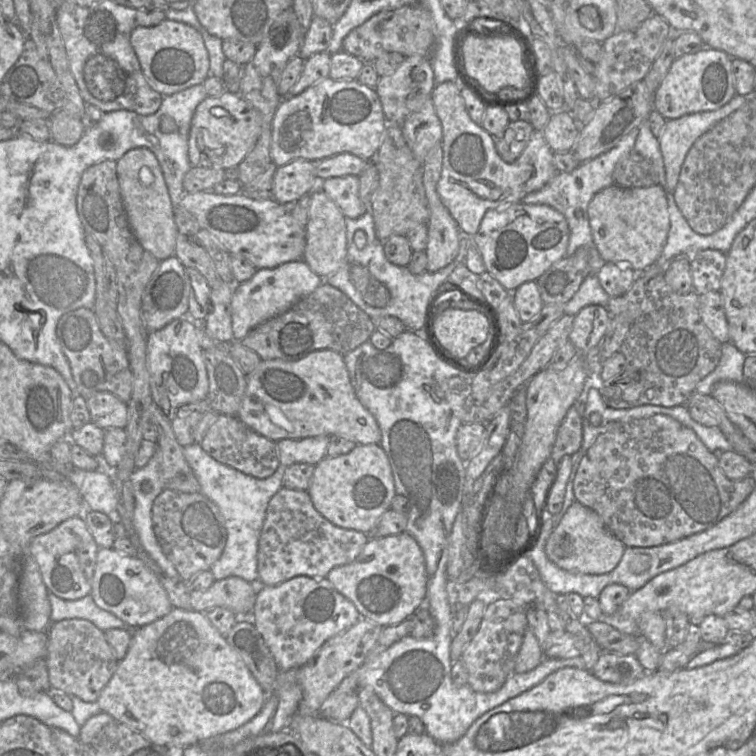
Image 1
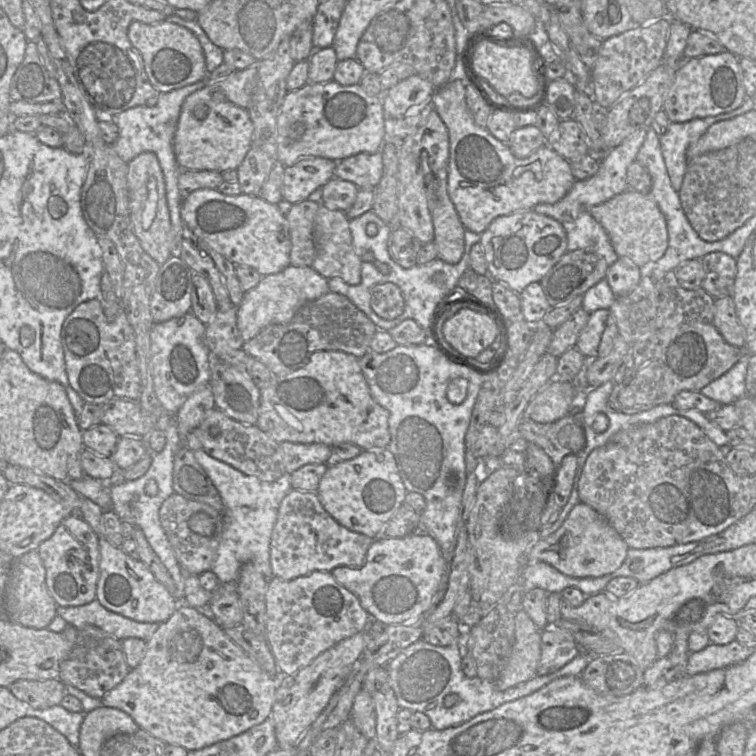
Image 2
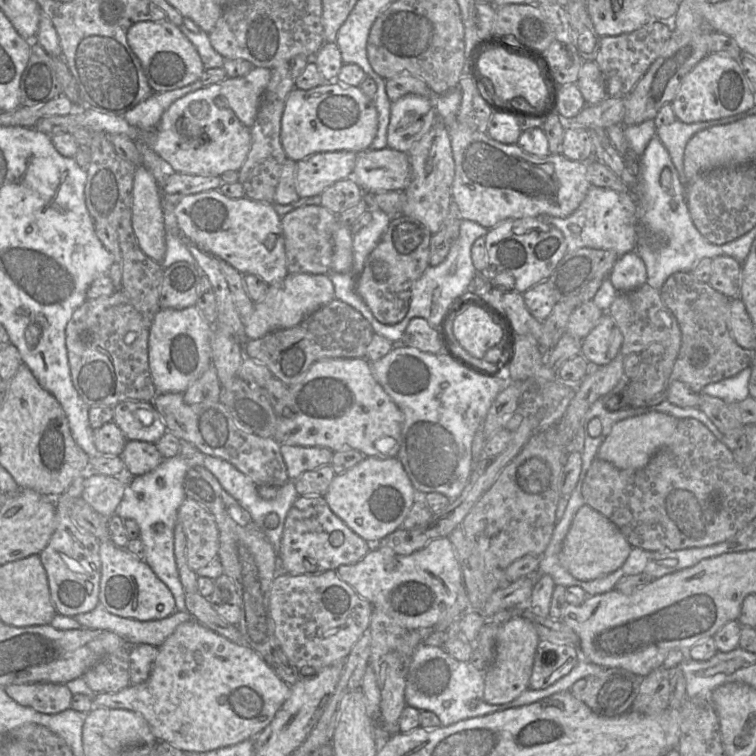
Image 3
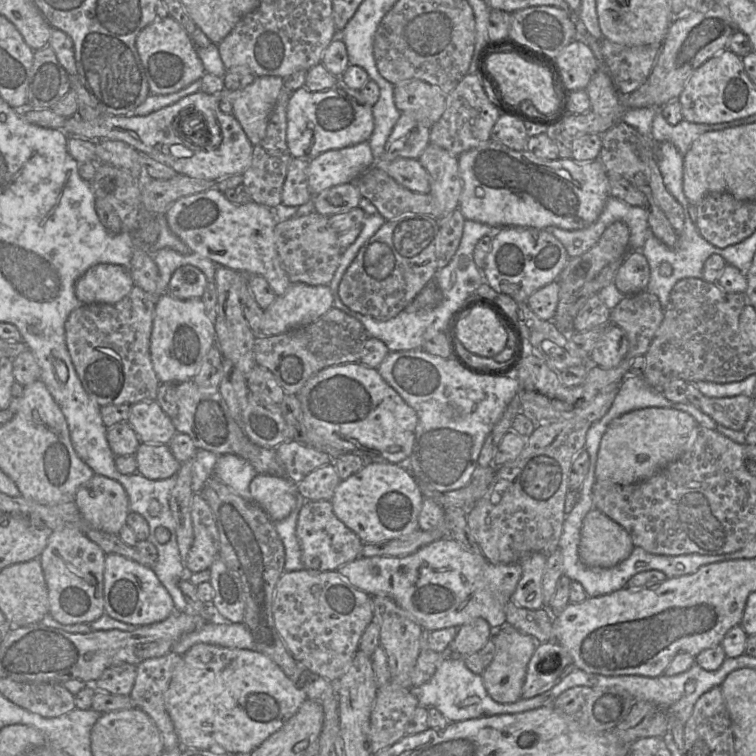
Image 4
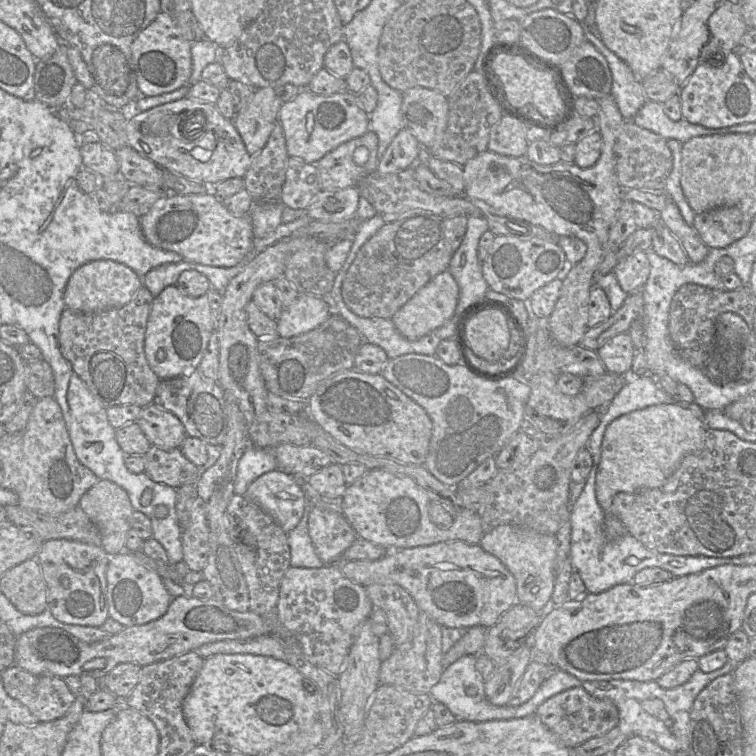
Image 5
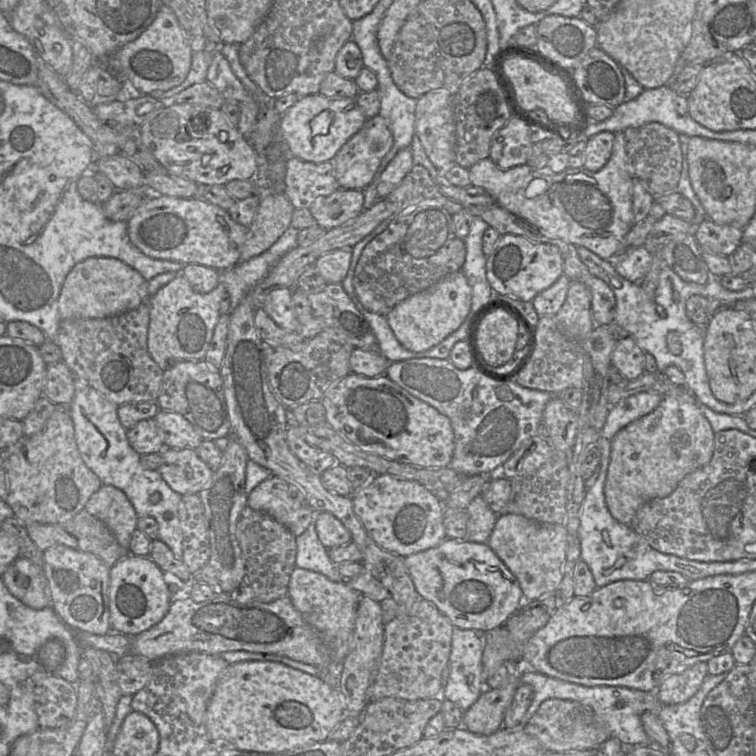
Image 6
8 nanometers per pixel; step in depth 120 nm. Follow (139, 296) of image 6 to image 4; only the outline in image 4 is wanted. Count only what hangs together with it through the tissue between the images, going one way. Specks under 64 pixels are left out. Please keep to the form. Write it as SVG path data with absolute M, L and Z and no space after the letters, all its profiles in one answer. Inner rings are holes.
M98 264L78 279L75 295L82 304L115 304L126 297L133 287L127 268Z

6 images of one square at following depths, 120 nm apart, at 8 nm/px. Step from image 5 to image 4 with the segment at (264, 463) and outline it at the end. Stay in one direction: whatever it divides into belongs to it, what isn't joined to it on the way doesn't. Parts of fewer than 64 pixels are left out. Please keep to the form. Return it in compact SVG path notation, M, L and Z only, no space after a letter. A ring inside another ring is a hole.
M233 454L219 455L213 470L214 477L246 500L252 500L249 486L256 475L247 460Z

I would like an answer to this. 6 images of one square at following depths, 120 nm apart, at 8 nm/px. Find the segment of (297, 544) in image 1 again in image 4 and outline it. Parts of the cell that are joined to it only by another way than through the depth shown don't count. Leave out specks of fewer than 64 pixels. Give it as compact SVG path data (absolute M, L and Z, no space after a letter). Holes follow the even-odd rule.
M306 501L298 515L296 535L301 547L303 569L336 571L346 563L362 557L364 543L336 517L331 501Z

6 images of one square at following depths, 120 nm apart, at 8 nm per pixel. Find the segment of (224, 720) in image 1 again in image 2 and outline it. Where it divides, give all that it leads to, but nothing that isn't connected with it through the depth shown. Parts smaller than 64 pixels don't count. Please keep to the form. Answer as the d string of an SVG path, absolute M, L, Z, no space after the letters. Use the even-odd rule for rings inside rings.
M180 603L173 614L164 622L146 642L146 652L141 662L131 669L126 677L115 688L106 692L101 698L102 705L120 709L129 714L139 727L166 744L179 745L187 751L199 750L239 735L255 725L261 724L270 717L278 684L278 677L272 677L234 641L232 641L215 620L203 609L197 609Z

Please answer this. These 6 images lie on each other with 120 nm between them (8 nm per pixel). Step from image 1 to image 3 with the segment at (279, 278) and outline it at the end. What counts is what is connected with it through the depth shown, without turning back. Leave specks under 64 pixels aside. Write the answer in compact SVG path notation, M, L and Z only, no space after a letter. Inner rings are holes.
M288 273L282 281L268 287L261 301L254 303L251 315L244 320L246 338L256 340L272 331L294 327L333 299L334 286L329 275Z

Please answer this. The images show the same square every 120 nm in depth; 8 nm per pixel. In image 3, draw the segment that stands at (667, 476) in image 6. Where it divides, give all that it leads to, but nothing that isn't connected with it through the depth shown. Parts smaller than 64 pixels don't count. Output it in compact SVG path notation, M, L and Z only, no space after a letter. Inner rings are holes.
M649 412L621 420L613 425L610 434L600 445L596 457L622 470L643 468L655 453L669 442L678 420L661 412ZM584 504L573 518L559 553L559 561L574 578L592 581L619 569L626 562L631 549L632 546L614 523Z

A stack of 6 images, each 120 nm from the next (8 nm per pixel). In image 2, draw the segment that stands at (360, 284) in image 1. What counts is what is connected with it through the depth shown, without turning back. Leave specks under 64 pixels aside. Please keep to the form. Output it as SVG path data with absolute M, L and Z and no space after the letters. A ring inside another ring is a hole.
M385 282L372 287L370 306L379 317L392 320L403 313L405 301L400 288L396 284Z

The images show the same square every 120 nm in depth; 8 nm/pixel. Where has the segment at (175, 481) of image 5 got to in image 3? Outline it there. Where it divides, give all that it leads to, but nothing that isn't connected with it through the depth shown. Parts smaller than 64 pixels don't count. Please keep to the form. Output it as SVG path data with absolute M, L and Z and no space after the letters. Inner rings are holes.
M127 440L120 457L126 472L133 476L154 470L164 459L154 443L138 440Z

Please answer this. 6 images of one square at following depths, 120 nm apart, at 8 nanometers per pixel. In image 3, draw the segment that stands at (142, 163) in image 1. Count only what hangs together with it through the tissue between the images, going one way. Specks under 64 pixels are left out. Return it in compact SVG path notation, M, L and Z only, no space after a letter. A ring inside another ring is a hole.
M143 165L137 166L134 175L132 226L141 250L161 263L166 253L161 192L154 176Z

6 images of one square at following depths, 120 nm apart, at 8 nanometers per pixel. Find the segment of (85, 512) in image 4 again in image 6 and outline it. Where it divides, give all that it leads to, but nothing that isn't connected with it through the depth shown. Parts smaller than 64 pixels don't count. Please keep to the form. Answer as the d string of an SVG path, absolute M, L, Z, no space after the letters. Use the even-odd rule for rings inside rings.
M103 485L86 502L84 509L104 522L118 543L128 549L138 516L131 502L120 489Z

